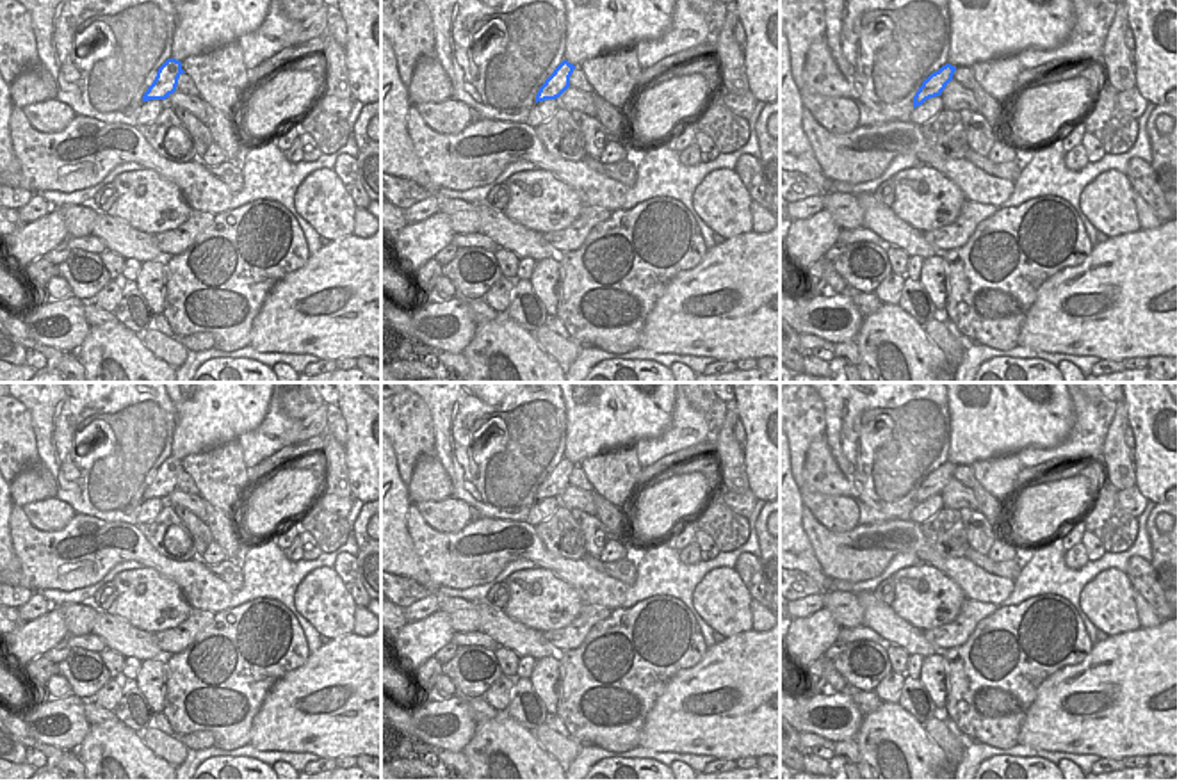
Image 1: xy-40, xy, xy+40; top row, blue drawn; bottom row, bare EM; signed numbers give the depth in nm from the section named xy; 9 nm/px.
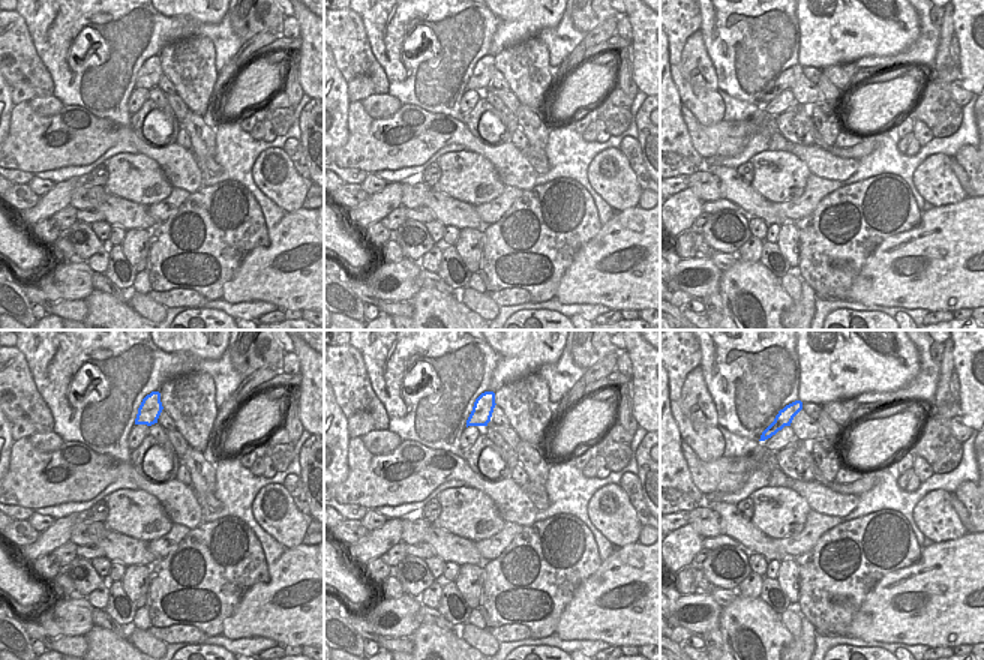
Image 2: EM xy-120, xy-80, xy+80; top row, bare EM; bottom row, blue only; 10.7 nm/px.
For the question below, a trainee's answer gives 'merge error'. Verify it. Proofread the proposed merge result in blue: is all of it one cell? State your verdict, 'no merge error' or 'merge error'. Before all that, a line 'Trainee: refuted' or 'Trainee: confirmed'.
Trainee: refuted
no merge error

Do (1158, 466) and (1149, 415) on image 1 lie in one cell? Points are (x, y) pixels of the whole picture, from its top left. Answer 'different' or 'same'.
same

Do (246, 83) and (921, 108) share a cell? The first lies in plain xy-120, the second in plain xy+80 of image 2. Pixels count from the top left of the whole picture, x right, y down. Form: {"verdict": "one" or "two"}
{"verdict": "two"}

